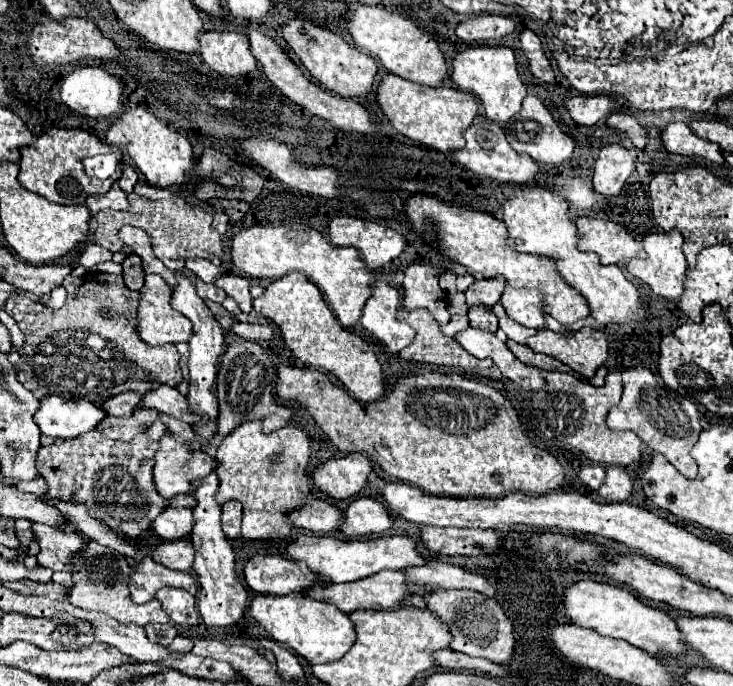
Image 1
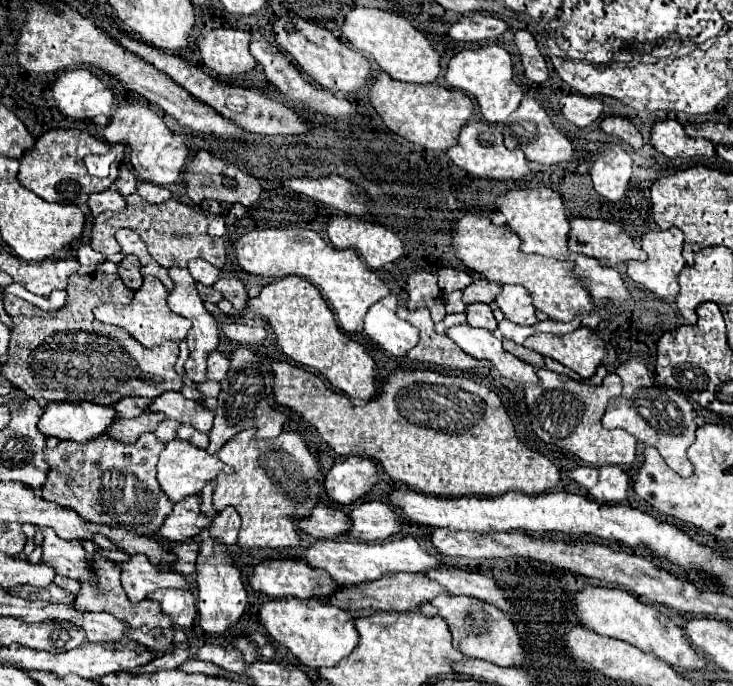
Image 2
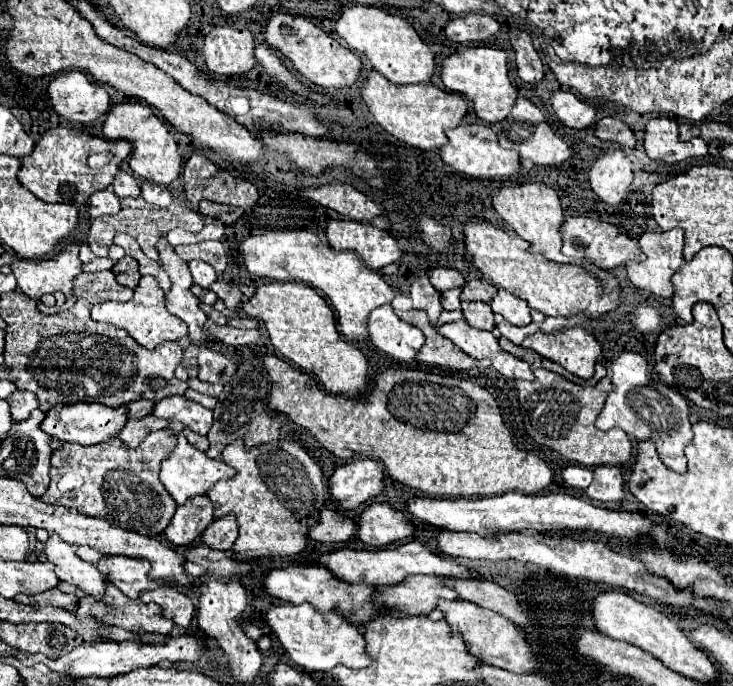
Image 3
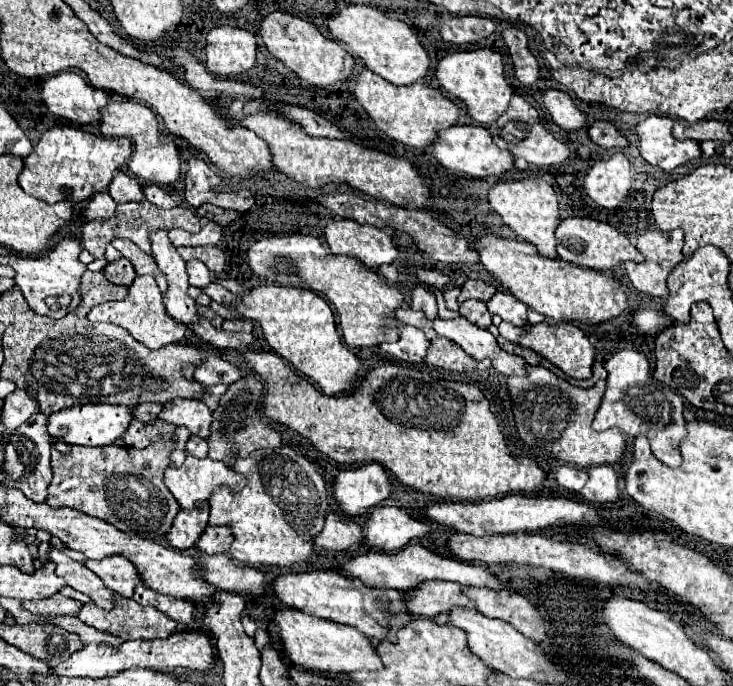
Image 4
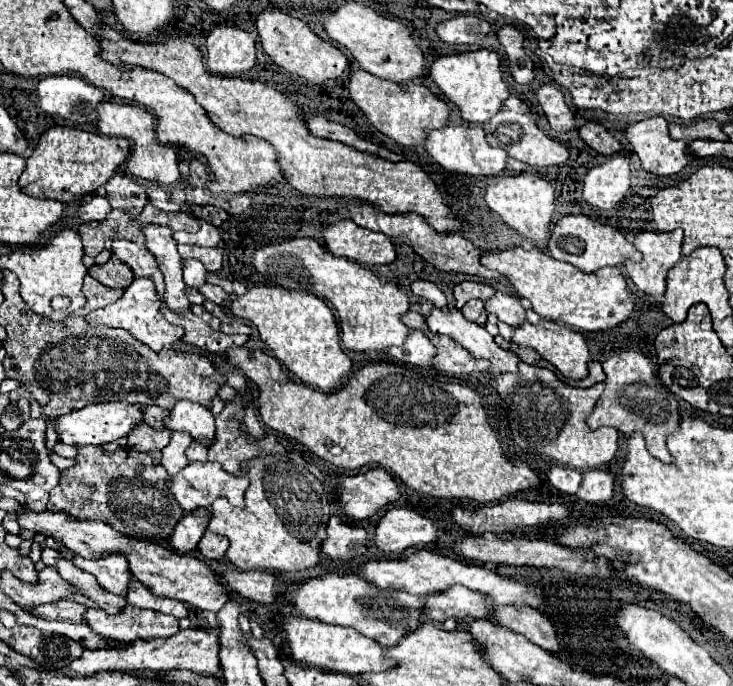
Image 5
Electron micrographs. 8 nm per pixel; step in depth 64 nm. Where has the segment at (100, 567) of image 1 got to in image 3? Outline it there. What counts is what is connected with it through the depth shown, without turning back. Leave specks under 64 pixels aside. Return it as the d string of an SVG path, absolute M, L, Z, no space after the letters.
M106 582L104 602L96 602L92 596L86 596L86 598L80 600L76 616L78 618L96 618L104 626L120 626L120 628L124 628L124 630L128 630L132 634L146 634L146 632L150 632L150 634L164 634L166 636L174 628L174 622L162 616L160 606L156 606L156 604L144 604L140 600L132 602L128 596L120 594L120 590L114 584L110 584L110 582Z

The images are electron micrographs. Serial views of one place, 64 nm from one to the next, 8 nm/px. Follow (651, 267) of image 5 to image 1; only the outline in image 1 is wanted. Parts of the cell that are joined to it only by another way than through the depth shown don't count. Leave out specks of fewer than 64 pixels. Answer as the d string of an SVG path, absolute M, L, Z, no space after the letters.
M670 230L670 232L654 232L648 234L644 238L644 250L646 250L646 258L644 260L630 260L626 264L626 270L638 278L640 282L648 284L650 290L666 300L676 300L680 298L682 290L684 290L684 272L686 272L686 258L682 254L682 234L678 230Z

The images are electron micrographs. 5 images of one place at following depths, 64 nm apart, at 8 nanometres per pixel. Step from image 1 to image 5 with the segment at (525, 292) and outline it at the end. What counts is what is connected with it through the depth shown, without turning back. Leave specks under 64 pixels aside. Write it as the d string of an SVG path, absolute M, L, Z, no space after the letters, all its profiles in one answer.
M496 292L484 304L486 304L486 310L490 314L496 314L500 322L506 322L510 326L518 326L518 324L522 324L526 320L526 310L524 310L524 306L520 304L520 300L516 296Z

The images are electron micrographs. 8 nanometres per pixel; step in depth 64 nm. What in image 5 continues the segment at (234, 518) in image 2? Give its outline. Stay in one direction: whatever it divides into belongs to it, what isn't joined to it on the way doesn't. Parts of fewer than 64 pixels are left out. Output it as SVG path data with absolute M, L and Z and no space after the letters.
M206 530L206 534L202 536L202 540L198 544L198 550L208 560L224 560L224 554L228 550L228 540L220 534Z

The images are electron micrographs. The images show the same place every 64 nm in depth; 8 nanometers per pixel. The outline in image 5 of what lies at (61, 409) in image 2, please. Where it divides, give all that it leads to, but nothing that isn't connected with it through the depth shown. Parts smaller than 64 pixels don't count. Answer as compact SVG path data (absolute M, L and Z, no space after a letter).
M102 402L102 404L88 404L82 410L74 410L66 416L60 416L54 422L56 434L64 444L72 446L100 446L106 442L114 442L122 436L128 436L144 418L144 406L128 406L128 402Z

